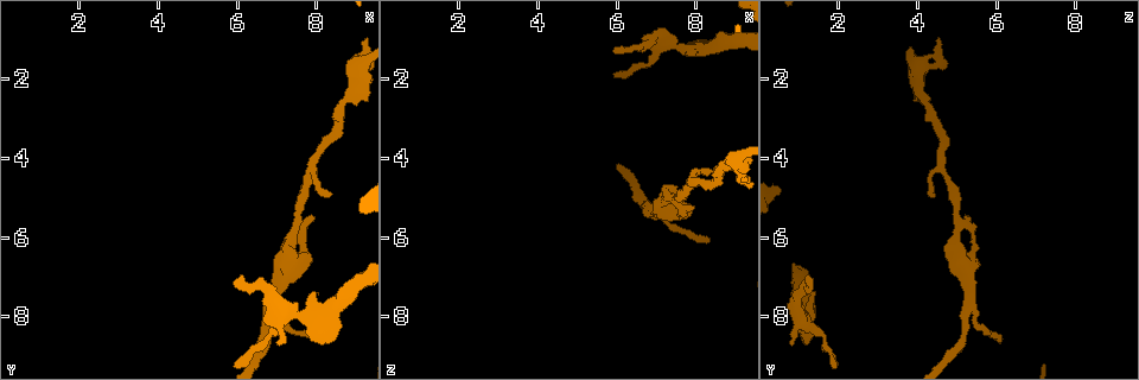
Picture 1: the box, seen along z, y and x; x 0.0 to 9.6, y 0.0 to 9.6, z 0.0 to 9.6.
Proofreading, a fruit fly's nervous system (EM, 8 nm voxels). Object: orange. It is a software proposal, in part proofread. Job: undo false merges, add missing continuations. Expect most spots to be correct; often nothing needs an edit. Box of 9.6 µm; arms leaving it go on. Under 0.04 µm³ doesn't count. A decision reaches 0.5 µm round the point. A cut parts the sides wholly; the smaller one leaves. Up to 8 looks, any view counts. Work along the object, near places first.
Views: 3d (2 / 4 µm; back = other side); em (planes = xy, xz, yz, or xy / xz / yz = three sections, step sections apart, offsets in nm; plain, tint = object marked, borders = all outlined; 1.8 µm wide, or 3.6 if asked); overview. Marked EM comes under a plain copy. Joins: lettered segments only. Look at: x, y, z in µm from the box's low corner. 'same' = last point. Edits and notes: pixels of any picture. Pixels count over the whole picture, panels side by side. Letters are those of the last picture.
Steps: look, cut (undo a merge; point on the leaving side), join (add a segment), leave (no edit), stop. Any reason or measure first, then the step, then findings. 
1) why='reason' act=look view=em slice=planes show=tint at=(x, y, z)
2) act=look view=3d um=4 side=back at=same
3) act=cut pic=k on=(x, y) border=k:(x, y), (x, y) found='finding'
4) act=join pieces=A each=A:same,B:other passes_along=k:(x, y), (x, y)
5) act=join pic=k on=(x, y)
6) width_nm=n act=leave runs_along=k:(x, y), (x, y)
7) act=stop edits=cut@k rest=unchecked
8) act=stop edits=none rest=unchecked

why='thin end' act=look view=em um=3.6 slice=planes show=borders at=(8.35, 8.50, 6.05)

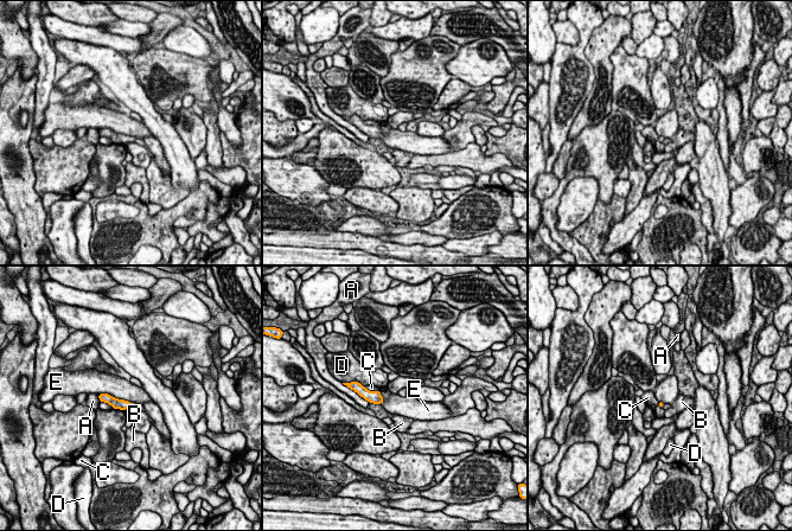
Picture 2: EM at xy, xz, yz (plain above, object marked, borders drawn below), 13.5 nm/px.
longest_contact=E:460nm act=leave each=A:other,B:other,C:other,D:other,E:other found='no lettered segment goes on from it'

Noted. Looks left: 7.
act=look view=em um=3.6 slice=yz step=4 show=tint at=(6.00, 7.10, 1.35)

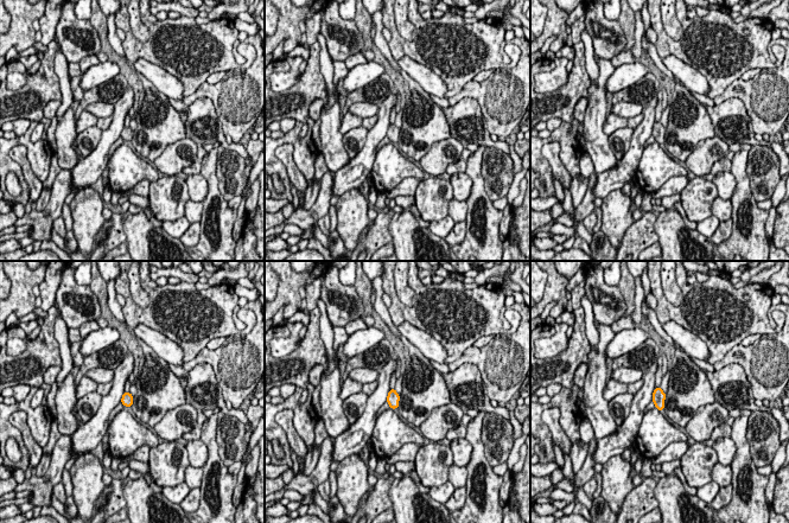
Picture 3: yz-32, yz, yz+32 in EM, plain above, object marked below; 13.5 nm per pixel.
why='another direction' act=look view=em um=3.6 slice=planes show=borders at=same

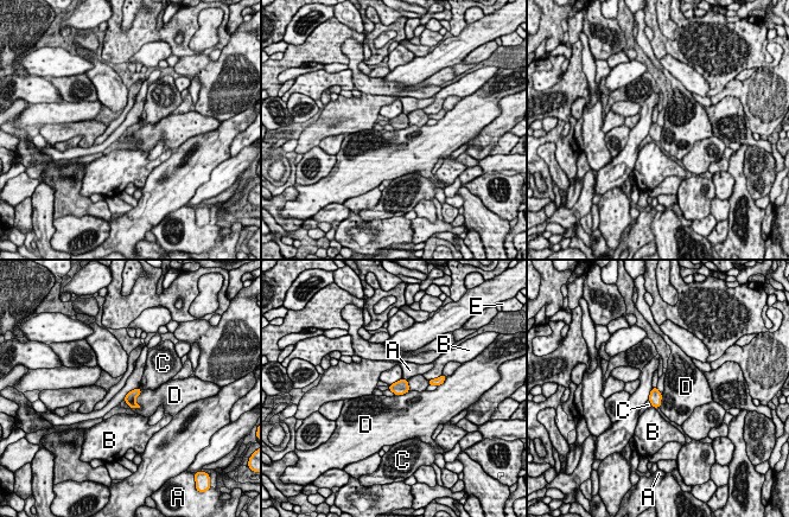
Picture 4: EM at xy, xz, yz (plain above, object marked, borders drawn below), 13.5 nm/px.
width_nm=140 act=leave each=A:other,B:other,C:other,D:other,E:other border=4:(141, 390), (141, 407), (129, 408) found='none of them fits'

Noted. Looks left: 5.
act=look view=em slice=planes show=borders at=(8.40, 8.60, 1.25)

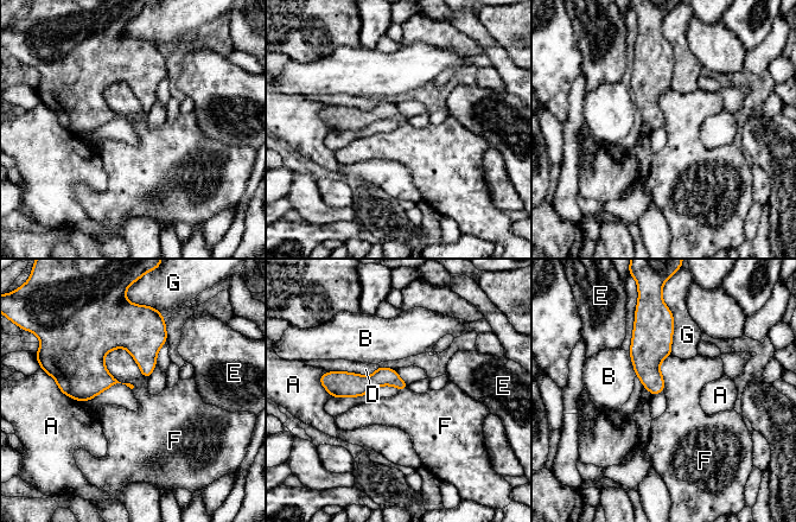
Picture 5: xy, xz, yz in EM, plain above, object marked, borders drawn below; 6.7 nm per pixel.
act=leave each=A:other,B:other,D:other,E:other,F:other,G:other border=5:(103, 356), (123, 348), (147, 380) found='none of them fits'

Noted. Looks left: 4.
act=stop edits=none rest=unchecked

